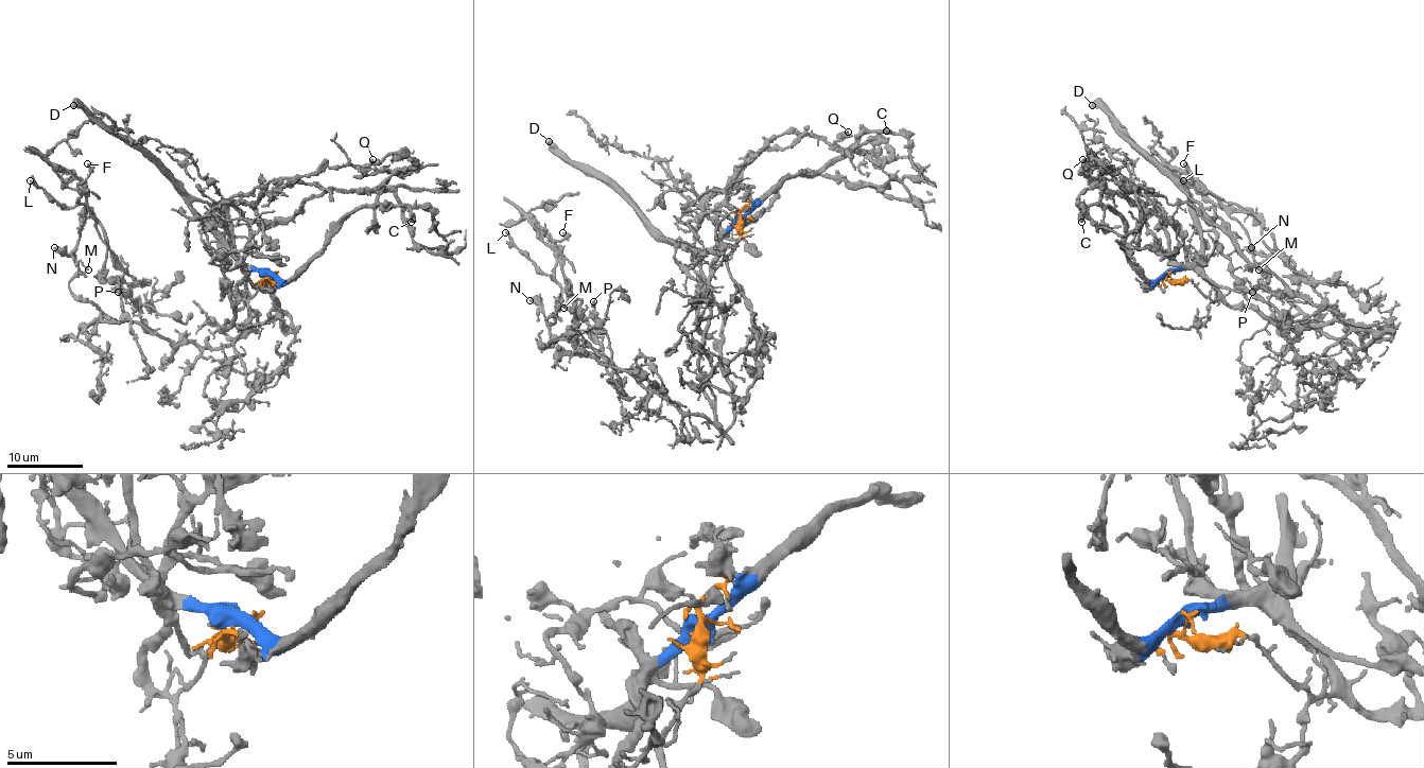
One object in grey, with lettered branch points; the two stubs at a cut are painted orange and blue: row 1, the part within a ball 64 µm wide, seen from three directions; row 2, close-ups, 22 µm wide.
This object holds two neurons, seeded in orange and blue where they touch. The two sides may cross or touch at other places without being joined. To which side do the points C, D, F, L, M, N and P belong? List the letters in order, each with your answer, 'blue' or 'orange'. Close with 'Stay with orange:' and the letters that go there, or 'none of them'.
C: blue
D: blue
F: orange
L: orange
M: orange
N: orange
P: orange
Stay with orange: F, L, M, N, P

